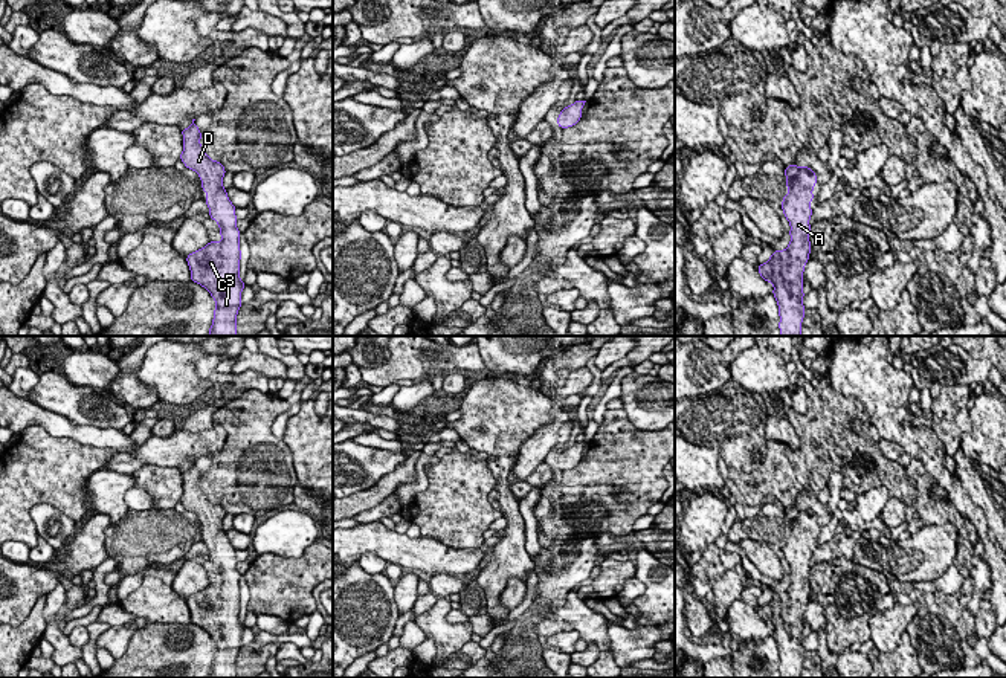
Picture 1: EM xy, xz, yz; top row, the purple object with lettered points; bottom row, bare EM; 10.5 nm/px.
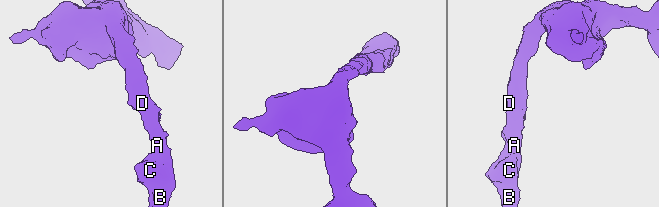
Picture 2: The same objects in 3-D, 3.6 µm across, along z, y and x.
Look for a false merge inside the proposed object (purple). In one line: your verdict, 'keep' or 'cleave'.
keep

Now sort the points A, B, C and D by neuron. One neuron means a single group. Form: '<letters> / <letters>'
A B C D

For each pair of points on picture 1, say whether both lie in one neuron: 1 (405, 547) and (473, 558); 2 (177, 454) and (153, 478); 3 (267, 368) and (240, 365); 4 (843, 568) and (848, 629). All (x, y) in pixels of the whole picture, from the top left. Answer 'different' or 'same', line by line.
1: same
2: different
3: same
4: same

